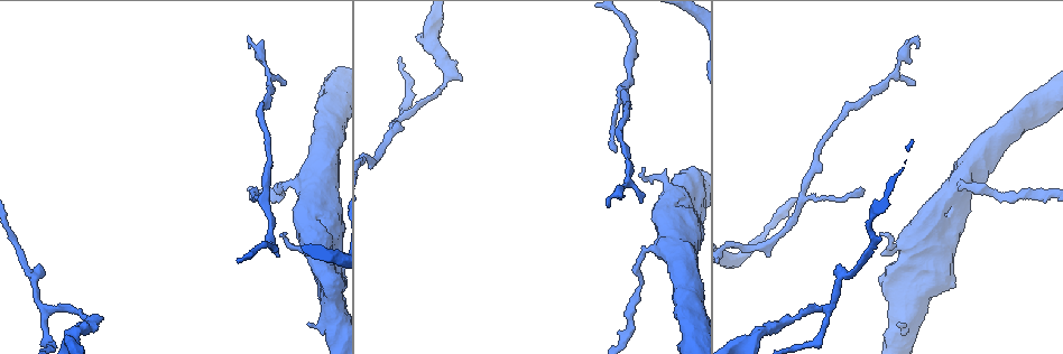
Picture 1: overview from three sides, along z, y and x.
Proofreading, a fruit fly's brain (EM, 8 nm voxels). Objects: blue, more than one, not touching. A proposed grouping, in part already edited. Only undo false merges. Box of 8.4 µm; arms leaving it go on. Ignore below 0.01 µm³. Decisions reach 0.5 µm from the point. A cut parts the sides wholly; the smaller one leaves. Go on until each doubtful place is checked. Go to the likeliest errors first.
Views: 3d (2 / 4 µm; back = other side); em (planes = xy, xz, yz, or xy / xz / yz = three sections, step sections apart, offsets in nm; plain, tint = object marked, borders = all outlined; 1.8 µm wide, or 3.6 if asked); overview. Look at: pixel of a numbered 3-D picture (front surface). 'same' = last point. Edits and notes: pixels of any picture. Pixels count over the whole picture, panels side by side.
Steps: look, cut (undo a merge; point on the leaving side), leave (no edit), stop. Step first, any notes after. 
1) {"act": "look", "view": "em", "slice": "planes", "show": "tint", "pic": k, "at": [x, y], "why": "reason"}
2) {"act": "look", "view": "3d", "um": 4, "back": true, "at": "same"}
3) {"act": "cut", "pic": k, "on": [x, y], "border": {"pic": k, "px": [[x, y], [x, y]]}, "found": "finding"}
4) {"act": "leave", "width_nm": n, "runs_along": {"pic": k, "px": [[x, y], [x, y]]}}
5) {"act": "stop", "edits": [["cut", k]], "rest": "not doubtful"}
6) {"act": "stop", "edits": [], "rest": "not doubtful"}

{"act": "look", "view": "3d", "um": 4, "pic": 1, "at": [265, 195], "why": "branch point"}

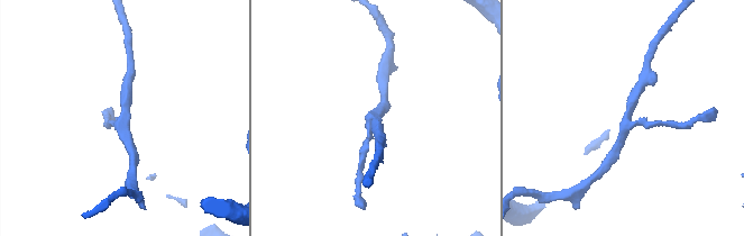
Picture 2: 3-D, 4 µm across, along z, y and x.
{"act": "look", "view": "em", "slice": "xy", "step": 4, "show": "tint", "pic": 2, "at": [629, 122], "arms": 3}

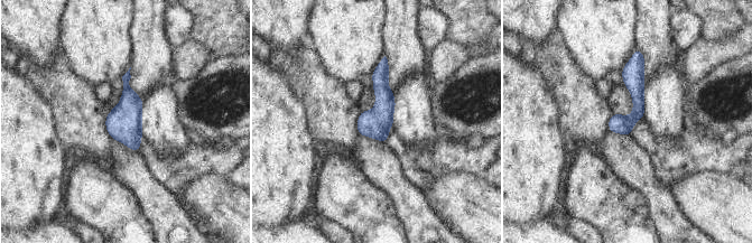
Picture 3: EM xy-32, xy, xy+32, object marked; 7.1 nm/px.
{"act": "leave", "width_nm": 140, "runs_along": {"pic": 3, "px": [[638, 53], [638, 112], [612, 129]]}, "found": "one neuron here"}

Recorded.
{"act": "look", "view": "3d", "um": 2, "pic": 1, "at": [409, 114], "why": "abrupt turn"}

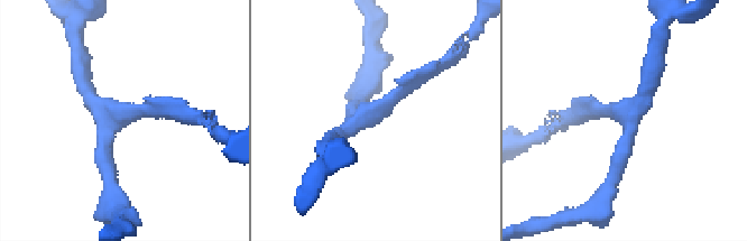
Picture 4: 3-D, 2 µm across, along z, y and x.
{"act": "look", "view": "em", "slice": "planes", "show": "tint", "pic": 4, "at": [368, 114], "arms": 3, "why": "now the EM"}

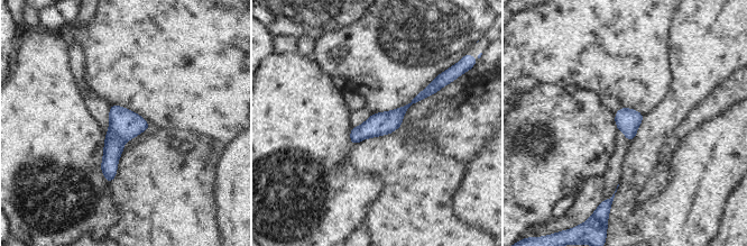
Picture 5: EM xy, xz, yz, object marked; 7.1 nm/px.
{"act": "leave", "runs_along": {"pic": 5, "px": [[432, 87], [353, 140]]}, "found": "one neuron here"}

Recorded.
{"act": "look", "view": "em", "slice": "planes", "show": "tint", "pic": 1, "at": [625, 186]}

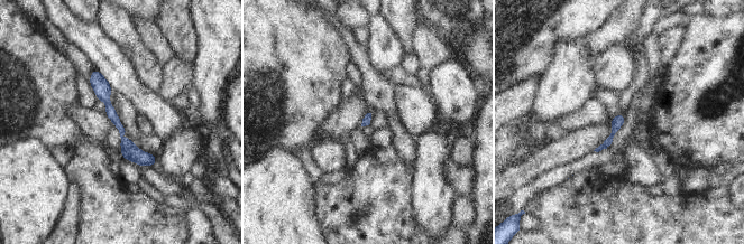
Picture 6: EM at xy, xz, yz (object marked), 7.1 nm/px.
{"act": "leave", "runs_along": {"pic": 6, "px": [[95, 73], [125, 142], [152, 162]]}, "found": "continuous, no second neuron"}

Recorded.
{"act": "look", "view": "em", "slice": "planes", "show": "tint", "pic": 1, "at": [949, 191], "why": "small branch off a trunk"}

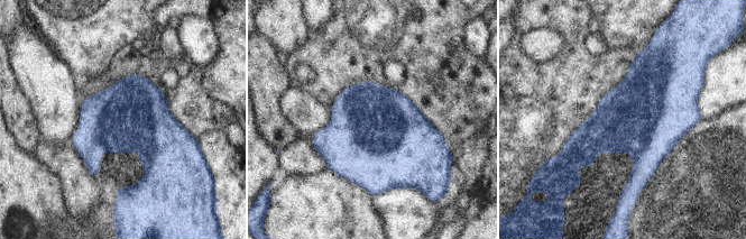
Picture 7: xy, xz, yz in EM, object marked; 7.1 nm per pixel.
{"act": "leave", "width_nm": 500, "found": "all the same neuron"}

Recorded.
{"act": "stop", "edits": [], "rest": "not doubtful"}

